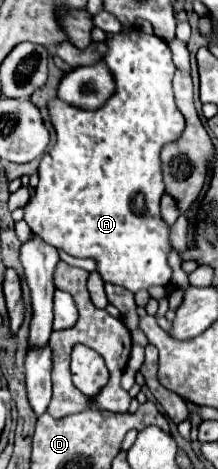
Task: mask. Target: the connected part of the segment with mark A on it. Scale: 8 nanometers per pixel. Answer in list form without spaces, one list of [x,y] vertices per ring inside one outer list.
[[[132,29],[128,35],[116,33],[108,39],[108,53],[104,55],[104,61],[116,79],[116,93],[106,105],[96,111],[82,111],[62,103],[60,99],[48,103],[58,139],[40,161],[36,197],[32,197],[26,205],[24,221],[56,249],[66,251],[72,257],[96,259],[98,273],[106,283],[138,293],[154,285],[166,287],[172,279],[172,267],[168,265],[168,255],[174,249],[170,243],[172,227],[160,215],[160,199],[166,193],[160,151],[166,143],[180,139],[186,123],[174,103],[172,77],[176,67],[166,41],[138,29]]]

